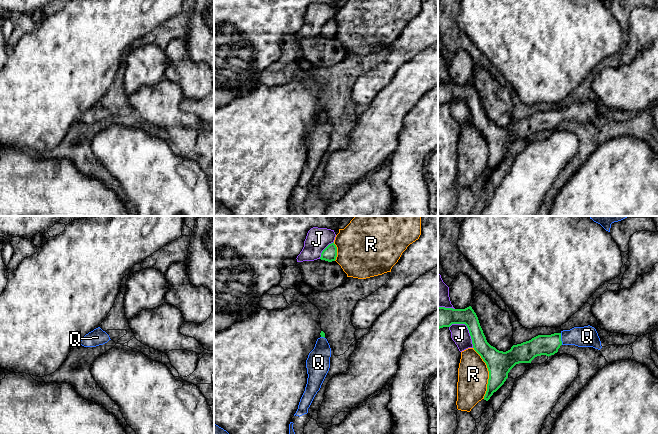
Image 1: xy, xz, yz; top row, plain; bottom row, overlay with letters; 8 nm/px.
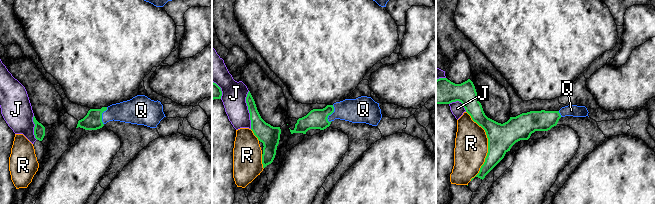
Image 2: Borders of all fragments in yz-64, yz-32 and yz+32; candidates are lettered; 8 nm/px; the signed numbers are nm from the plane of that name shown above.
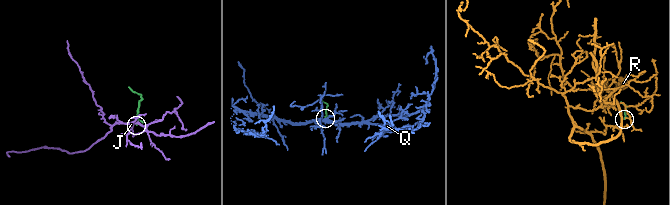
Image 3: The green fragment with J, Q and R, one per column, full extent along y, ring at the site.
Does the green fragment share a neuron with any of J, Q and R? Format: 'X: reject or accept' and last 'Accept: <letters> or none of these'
J: reject
Q: accept
R: reject
Accept: Q

